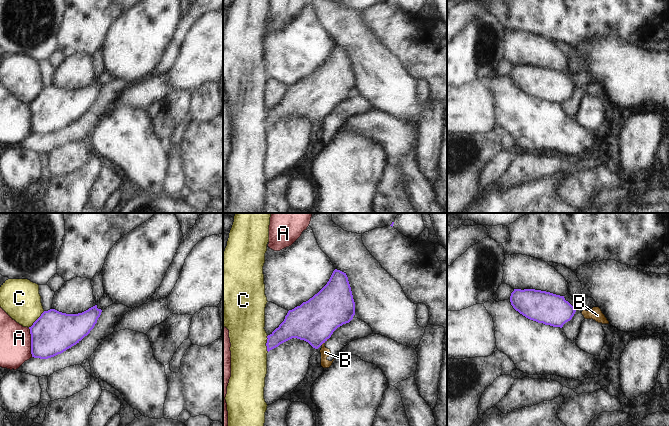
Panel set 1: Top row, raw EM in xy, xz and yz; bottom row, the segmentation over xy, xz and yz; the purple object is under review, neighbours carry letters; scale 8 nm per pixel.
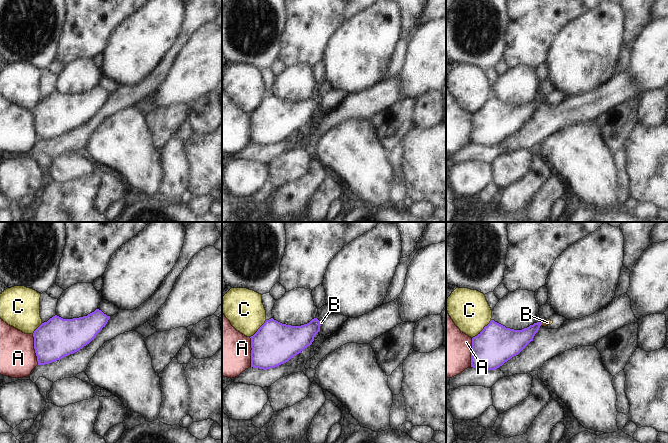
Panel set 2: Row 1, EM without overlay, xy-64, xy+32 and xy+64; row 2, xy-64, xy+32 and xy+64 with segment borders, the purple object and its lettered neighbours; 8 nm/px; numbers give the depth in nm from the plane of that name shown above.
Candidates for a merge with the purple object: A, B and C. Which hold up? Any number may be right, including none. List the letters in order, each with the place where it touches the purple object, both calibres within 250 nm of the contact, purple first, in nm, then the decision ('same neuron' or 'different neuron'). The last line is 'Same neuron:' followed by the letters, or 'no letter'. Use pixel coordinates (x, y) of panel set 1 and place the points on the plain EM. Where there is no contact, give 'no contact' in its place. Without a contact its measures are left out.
A: xy (31, 118) | 340/260 nm | different neuron
B: xz (322, 119) | 360/80 nm | different neuron
C: xy (36, 96) | 340/320 nm | different neuron
Same neuron: no letter

